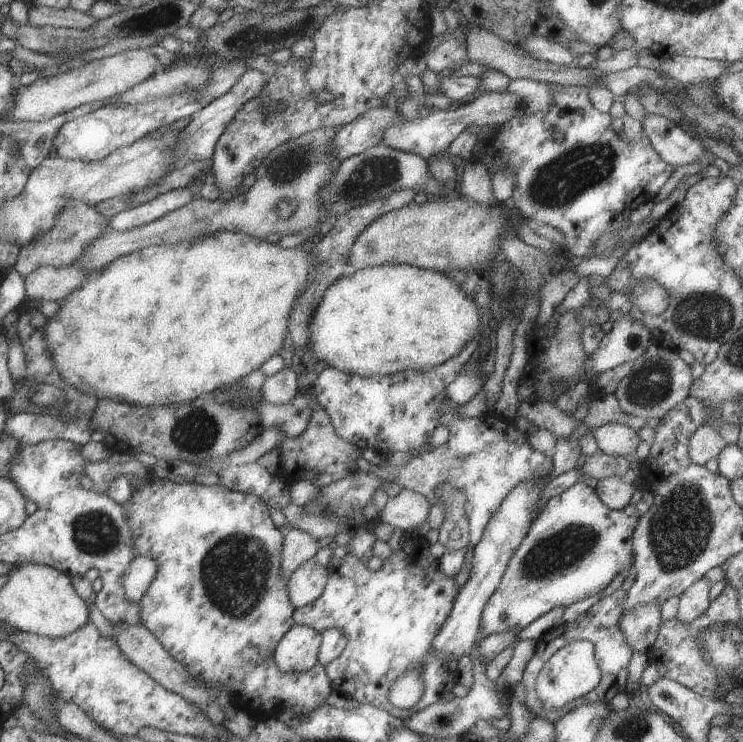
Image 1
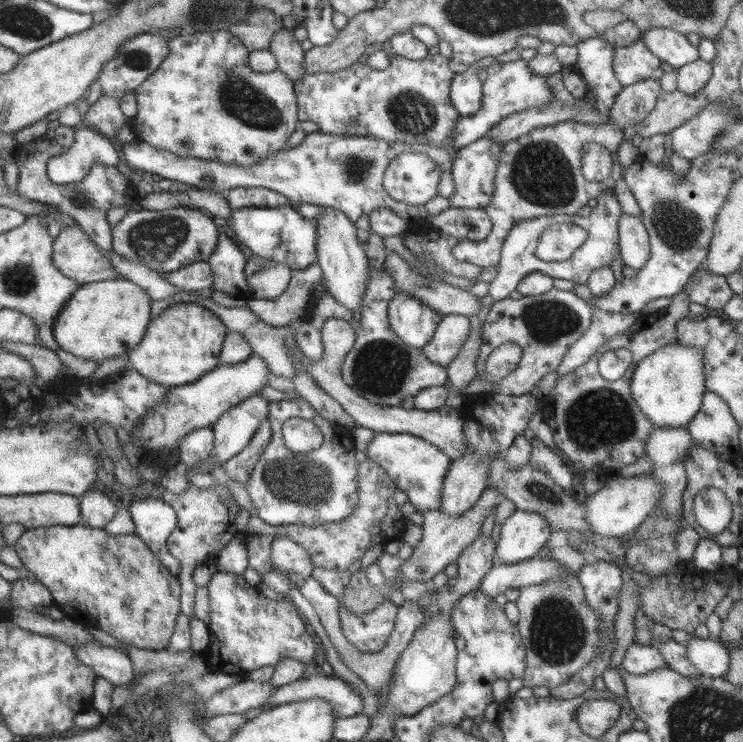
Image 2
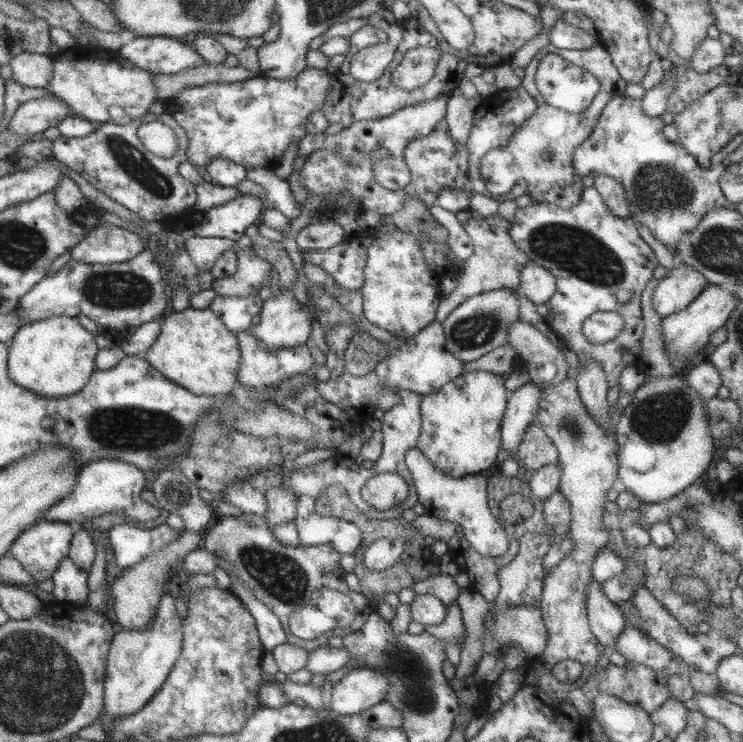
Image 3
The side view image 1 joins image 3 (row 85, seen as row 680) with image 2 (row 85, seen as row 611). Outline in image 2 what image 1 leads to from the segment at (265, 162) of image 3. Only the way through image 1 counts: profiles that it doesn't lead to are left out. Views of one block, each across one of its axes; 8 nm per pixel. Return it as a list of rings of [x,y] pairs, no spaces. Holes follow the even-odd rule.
[[[228,30],[189,32],[167,41],[169,52],[145,80],[133,89],[136,113],[128,120],[136,139],[181,158],[191,157],[232,166],[245,166],[272,156],[281,150],[289,135],[298,127],[293,83],[286,74],[260,73],[249,68],[249,51]]]

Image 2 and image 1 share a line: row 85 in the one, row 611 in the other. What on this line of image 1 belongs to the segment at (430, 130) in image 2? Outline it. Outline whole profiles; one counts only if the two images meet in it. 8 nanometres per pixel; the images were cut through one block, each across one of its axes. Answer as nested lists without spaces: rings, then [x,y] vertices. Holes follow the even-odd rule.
[[[394,529],[391,533],[390,538],[386,542],[389,544],[389,546],[391,546],[391,550],[393,550],[393,552],[391,552],[391,556],[389,556],[389,558],[385,558],[385,560],[383,560],[381,567],[376,571],[367,568],[366,563],[359,560],[357,556],[347,555],[345,558],[335,558],[332,556],[331,560],[329,560],[329,564],[325,566],[328,577],[327,582],[321,591],[321,594],[315,598],[313,602],[309,602],[309,604],[305,604],[305,606],[301,606],[301,608],[295,608],[292,612],[292,622],[295,625],[308,626],[309,628],[312,628],[313,630],[319,632],[323,629],[326,629],[328,626],[333,626],[337,628],[341,634],[345,634],[345,640],[347,640],[347,642],[345,642],[345,648],[341,650],[341,654],[339,654],[337,658],[334,658],[331,660],[331,662],[329,662],[329,664],[326,664],[324,666],[327,678],[329,679],[329,684],[331,684],[333,692],[349,696],[350,698],[356,700],[358,703],[370,704],[371,706],[381,708],[381,710],[389,712],[391,716],[400,719],[409,718],[411,714],[415,714],[415,712],[419,712],[419,710],[423,710],[423,708],[425,708],[427,705],[443,703],[451,700],[453,698],[453,695],[451,694],[451,688],[453,688],[453,686],[458,683],[457,662],[455,662],[453,658],[449,658],[449,656],[445,656],[445,658],[443,658],[443,656],[437,656],[437,654],[431,650],[431,642],[433,642],[433,636],[439,632],[441,624],[444,624],[445,618],[447,618],[447,615],[449,614],[449,611],[451,610],[455,597],[458,593],[457,586],[454,585],[453,581],[455,576],[445,576],[445,574],[439,572],[439,570],[435,568],[435,565],[439,565],[438,560],[432,558],[429,553],[426,552],[425,548],[427,545],[425,543],[423,563],[426,563],[429,566],[421,568],[421,566],[417,564],[417,556],[419,556],[419,546],[417,546],[417,541],[418,539],[414,538],[410,531]],[[411,668],[419,668],[419,670],[421,670],[420,677],[421,680],[423,680],[423,694],[421,694],[421,698],[417,700],[417,704],[415,704],[415,706],[411,706],[411,708],[407,709],[399,709],[393,706],[391,702],[389,702],[387,698],[387,692],[389,692],[389,688],[391,688],[393,680],[397,680],[401,674],[405,674],[405,672],[407,672],[407,670],[411,670]]]

